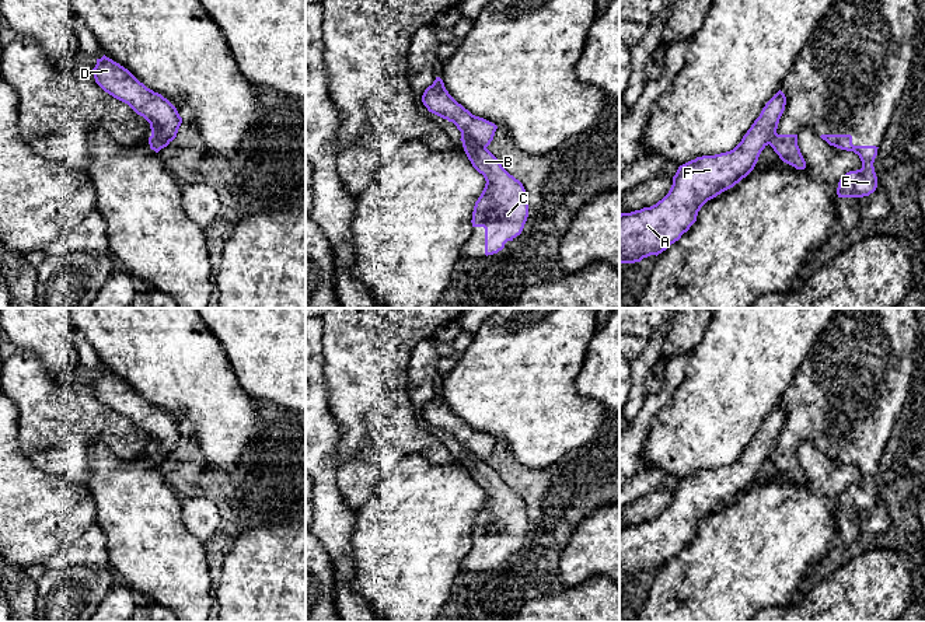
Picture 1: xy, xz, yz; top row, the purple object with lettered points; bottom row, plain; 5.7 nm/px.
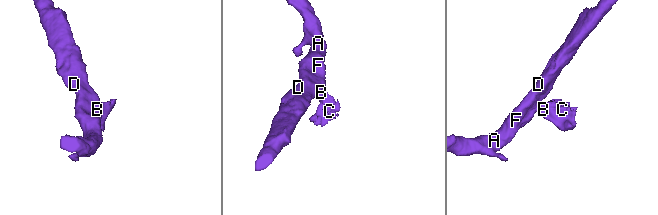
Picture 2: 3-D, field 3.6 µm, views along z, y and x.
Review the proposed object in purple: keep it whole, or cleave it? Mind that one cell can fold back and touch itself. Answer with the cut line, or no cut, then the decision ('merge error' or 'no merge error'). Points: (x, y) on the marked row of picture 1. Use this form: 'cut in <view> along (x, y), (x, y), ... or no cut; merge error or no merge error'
cut in xz along (463, 140), (485, 147); merge error

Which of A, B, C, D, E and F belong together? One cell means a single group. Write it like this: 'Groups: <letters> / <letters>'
Groups: A D F / B C E

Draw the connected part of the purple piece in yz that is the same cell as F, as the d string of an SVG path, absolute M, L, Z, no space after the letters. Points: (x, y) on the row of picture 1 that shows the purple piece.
M779 90L762 108L760 116L730 151L702 156L678 167L669 193L650 207L619 214L619 263L635 263L650 255L659 255L678 241L697 221L698 212L711 199L733 188L755 167L761 151L776 133L785 111L786 97Z

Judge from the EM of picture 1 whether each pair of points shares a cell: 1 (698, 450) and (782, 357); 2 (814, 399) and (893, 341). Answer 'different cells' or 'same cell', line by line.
1: same cell
2: same cell

